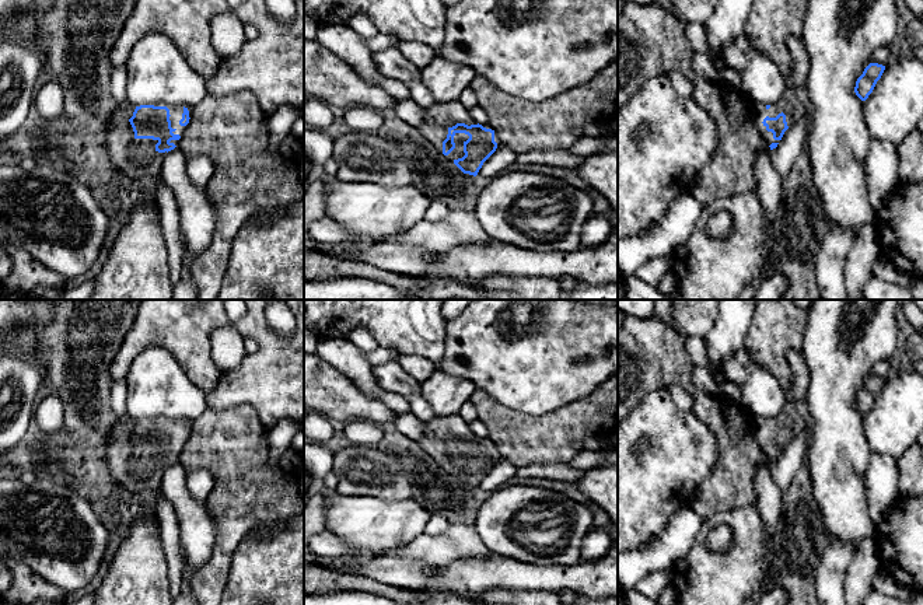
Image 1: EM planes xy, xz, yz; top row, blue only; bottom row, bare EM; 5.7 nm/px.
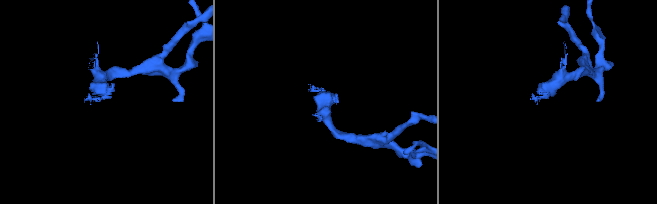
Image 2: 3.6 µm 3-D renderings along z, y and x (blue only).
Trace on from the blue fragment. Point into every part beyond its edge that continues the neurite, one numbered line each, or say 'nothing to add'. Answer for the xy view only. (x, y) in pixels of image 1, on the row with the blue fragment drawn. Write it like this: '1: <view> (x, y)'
1: xy (135, 157)

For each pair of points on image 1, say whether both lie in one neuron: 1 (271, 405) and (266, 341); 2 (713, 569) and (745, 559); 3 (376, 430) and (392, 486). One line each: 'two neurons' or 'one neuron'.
1: one neuron
2: one neuron
3: two neurons

